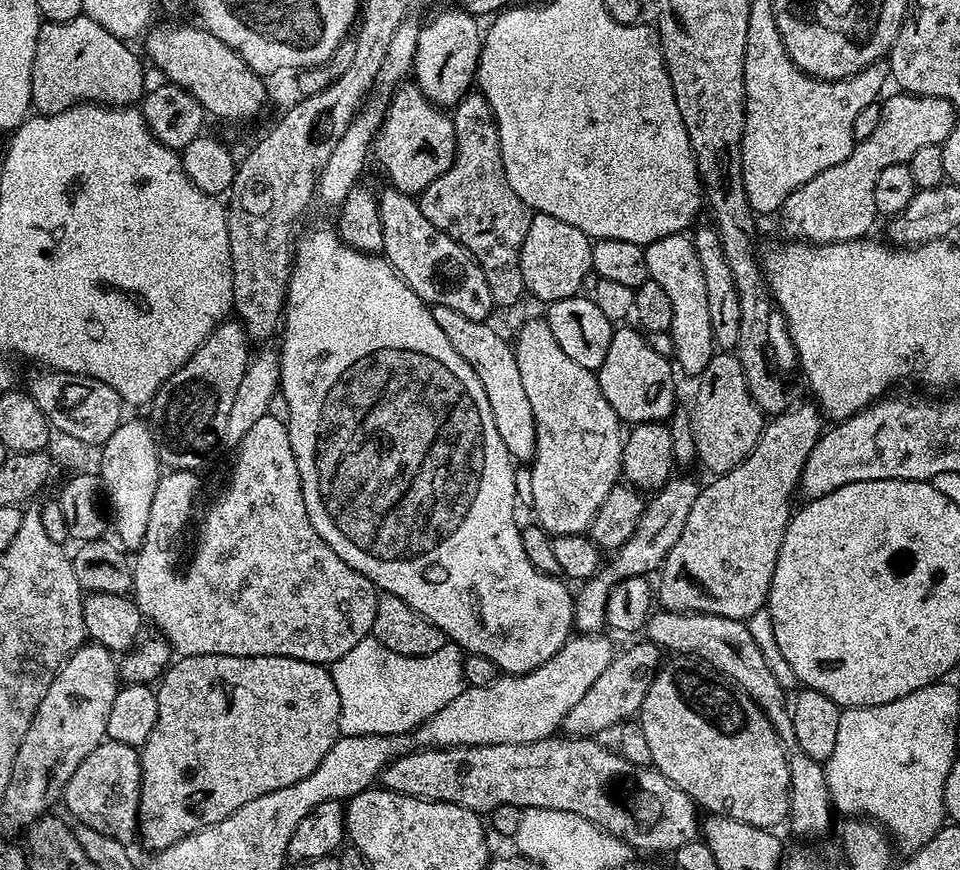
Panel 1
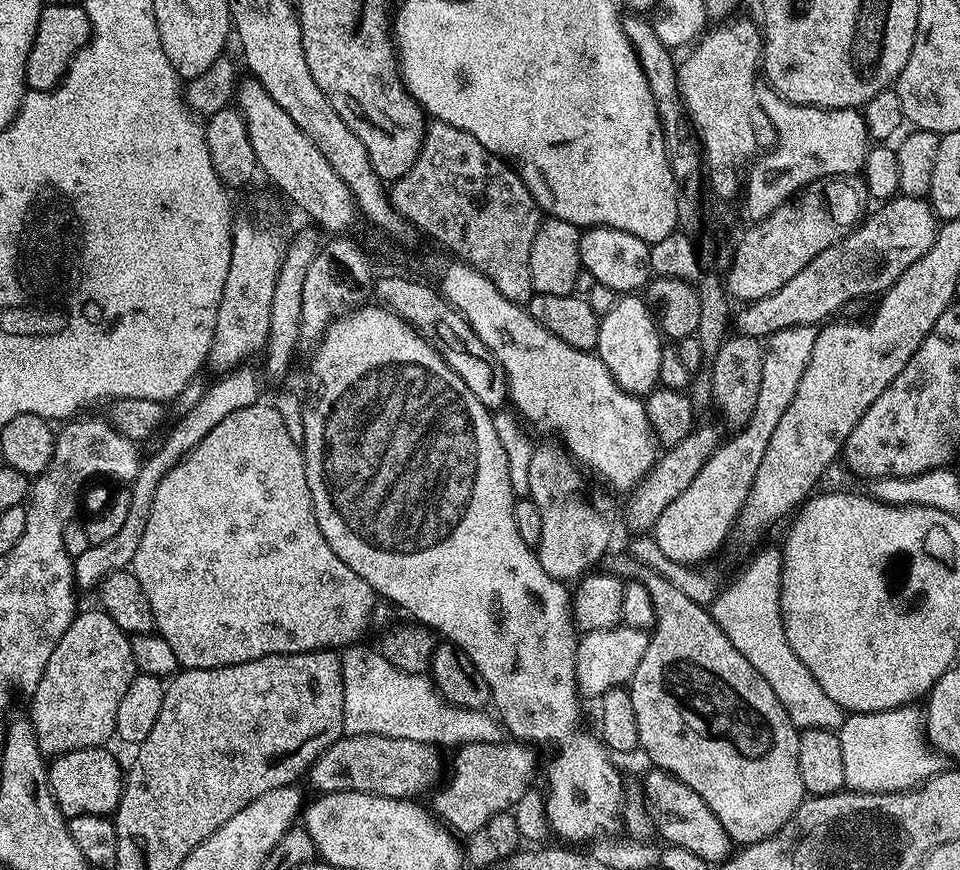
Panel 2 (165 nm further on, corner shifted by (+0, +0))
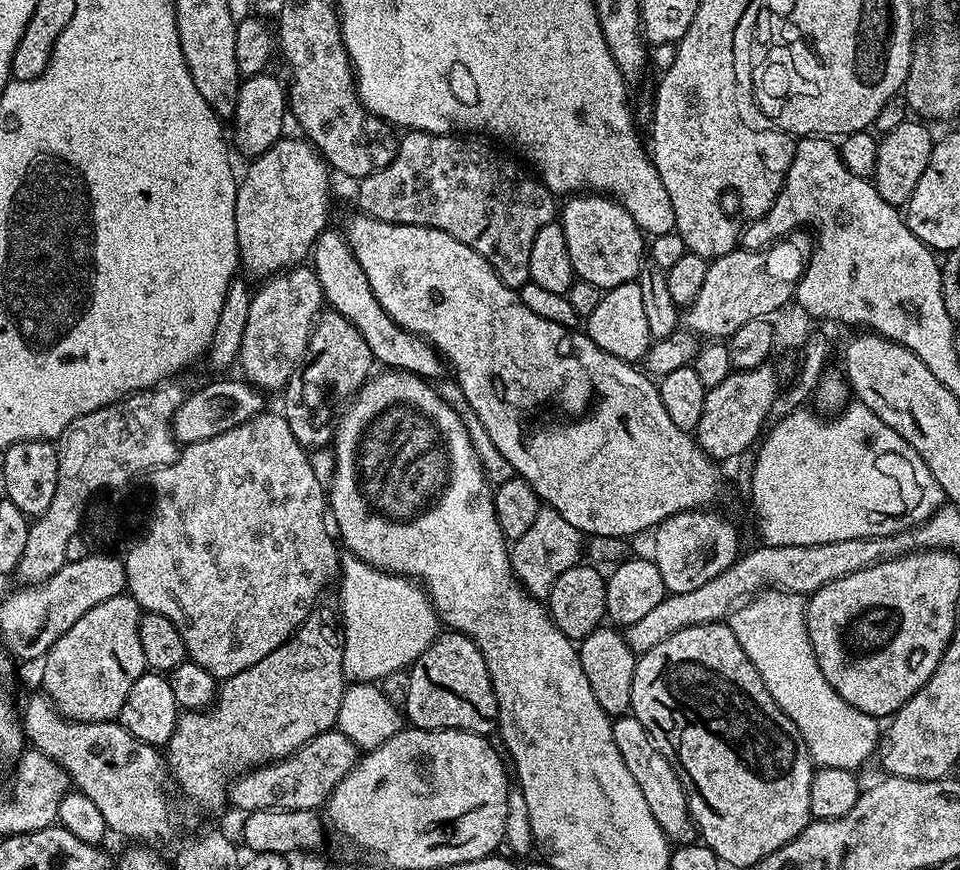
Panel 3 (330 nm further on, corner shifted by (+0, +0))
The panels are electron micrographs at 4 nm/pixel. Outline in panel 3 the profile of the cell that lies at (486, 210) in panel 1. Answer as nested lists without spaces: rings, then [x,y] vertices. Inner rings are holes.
[[[405,131],[396,145],[396,157],[382,170],[371,172],[359,181],[360,189],[356,192],[359,211],[382,222],[442,230],[450,234],[450,238],[482,254],[482,258],[494,266],[498,278],[502,278],[506,286],[518,290],[530,281],[530,249],[538,230],[557,219],[558,200],[539,178],[528,177],[522,169],[507,164],[494,149],[476,140],[479,139],[464,134]]]

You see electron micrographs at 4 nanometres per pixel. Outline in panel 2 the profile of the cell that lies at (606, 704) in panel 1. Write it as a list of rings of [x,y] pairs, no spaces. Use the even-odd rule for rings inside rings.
[[[474,742],[459,745],[455,752],[456,757],[450,760],[446,779],[431,793],[431,811],[435,819],[461,837],[472,836],[475,832],[480,834],[493,816],[515,808],[522,794],[533,787],[537,749],[523,742]]]

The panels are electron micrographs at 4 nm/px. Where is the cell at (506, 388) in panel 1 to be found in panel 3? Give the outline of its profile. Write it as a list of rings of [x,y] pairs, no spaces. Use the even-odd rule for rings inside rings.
[[[325,230],[319,236],[310,257],[310,266],[316,272],[325,301],[333,311],[342,314],[352,323],[358,334],[362,334],[362,338],[366,338],[366,346],[370,346],[370,354],[377,365],[384,364],[380,366],[388,370],[409,372],[429,382],[439,381],[439,376],[446,372],[440,353],[435,351],[427,340],[400,328],[394,318],[390,318],[390,314],[382,310],[378,298],[374,298],[374,290],[370,290],[370,282],[366,282],[366,273],[362,266],[358,266],[358,258],[354,258],[347,235],[343,231],[332,231]]]

